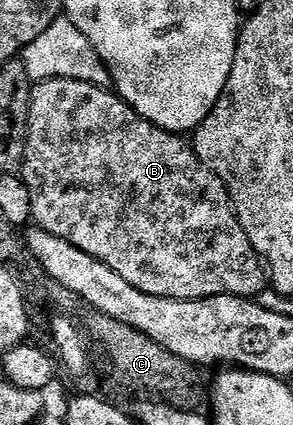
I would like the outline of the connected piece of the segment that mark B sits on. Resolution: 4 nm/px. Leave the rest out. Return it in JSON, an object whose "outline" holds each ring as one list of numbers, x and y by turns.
{"outline":[[50,79,33,84,24,138,22,170,24,182,30,191,32,221,39,228,50,231,50,235,58,235,58,239,66,239,66,243,74,243,74,247,86,251,86,255,94,255,98,263,106,263,110,271,118,271,118,275,122,275,122,279,126,279,130,287,138,287,138,291,146,291,146,295,187,301,201,301,207,297,217,297,227,293,235,297,259,298,259,293,264,288,267,290,270,285,267,268,254,251,246,231,242,231,242,223,237,219,236,212,232,210,232,200,222,179,205,167,195,148,184,141,187,140,181,134,159,129,154,123,142,119,121,97,116,96,111,88,82,83,78,79]]}

